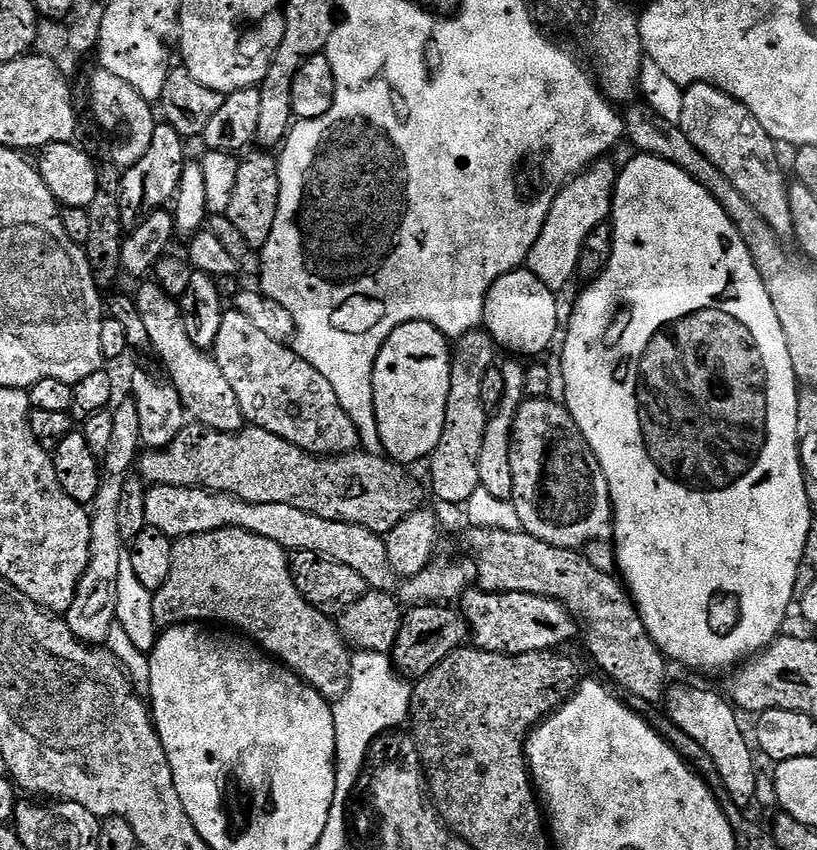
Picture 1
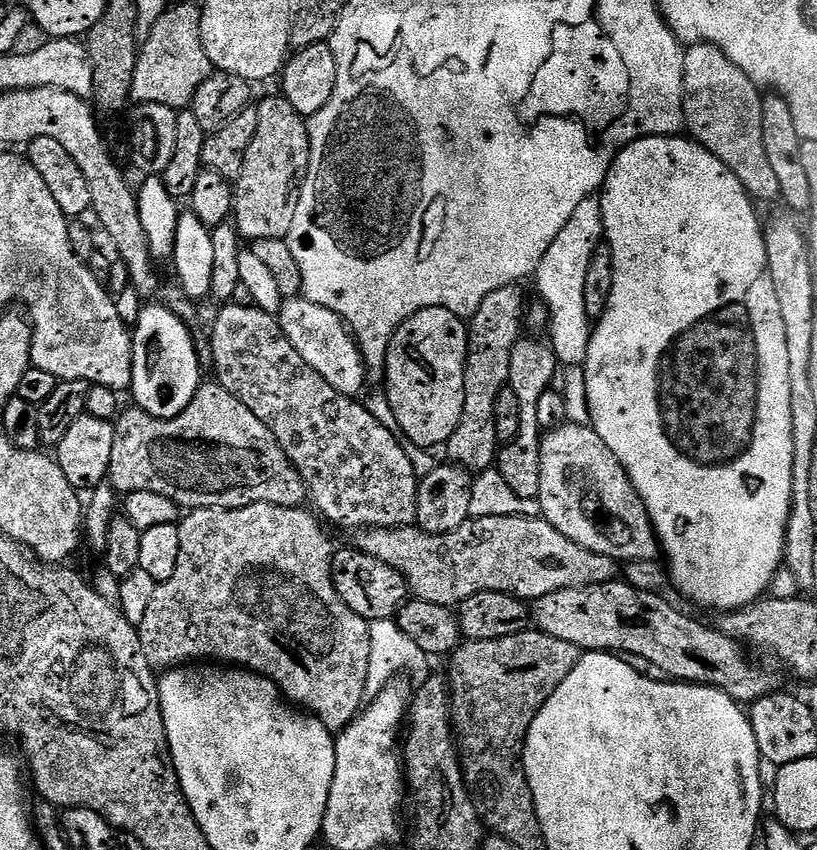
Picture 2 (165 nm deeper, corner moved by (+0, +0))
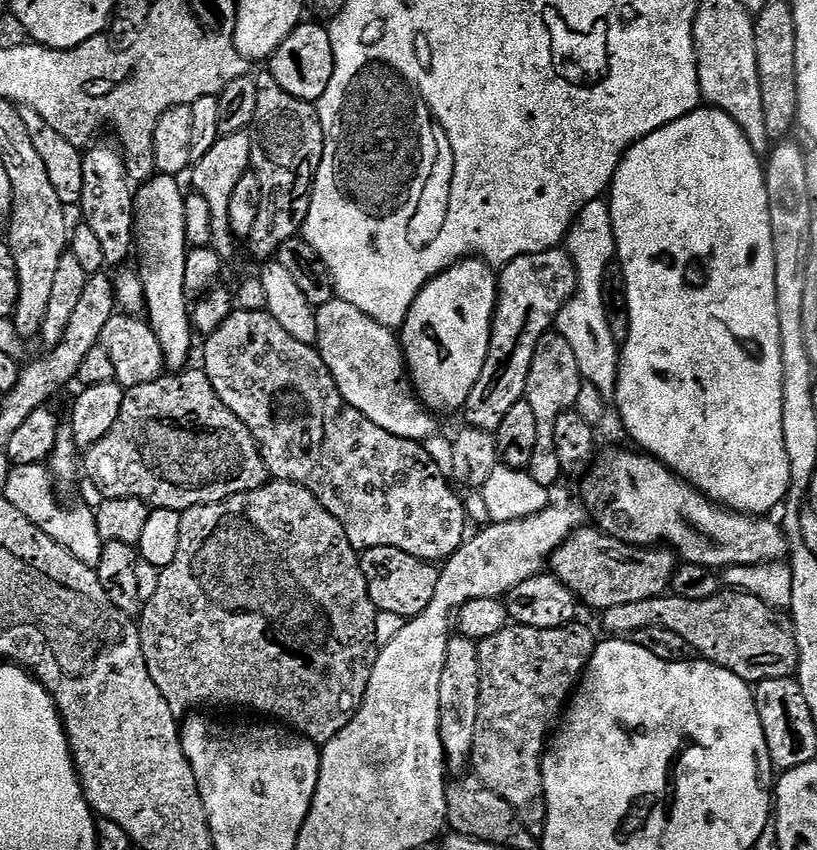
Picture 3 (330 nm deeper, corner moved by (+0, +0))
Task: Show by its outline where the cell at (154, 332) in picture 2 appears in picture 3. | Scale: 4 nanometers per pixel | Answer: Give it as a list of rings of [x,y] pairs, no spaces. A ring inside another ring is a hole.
[[[157,174],[150,180],[145,180],[135,189],[134,203],[136,205],[136,234],[134,248],[140,252],[138,271],[140,280],[144,284],[144,303],[146,305],[146,319],[158,338],[158,346],[162,346],[165,365],[172,370],[180,370],[189,363],[188,355],[192,352],[192,318],[190,315],[190,300],[186,295],[185,275],[186,260],[190,245],[186,238],[186,214],[184,213],[185,193],[180,192],[181,181],[175,176]]]

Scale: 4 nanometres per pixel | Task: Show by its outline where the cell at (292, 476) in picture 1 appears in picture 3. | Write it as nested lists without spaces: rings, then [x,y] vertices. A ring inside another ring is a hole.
[[[199,367],[191,368],[161,375],[159,380],[125,391],[118,422],[114,422],[106,438],[86,449],[82,456],[83,471],[88,471],[101,497],[113,500],[133,496],[152,508],[183,514],[199,504],[217,504],[269,483],[260,445],[250,430],[220,401],[206,373]]]

